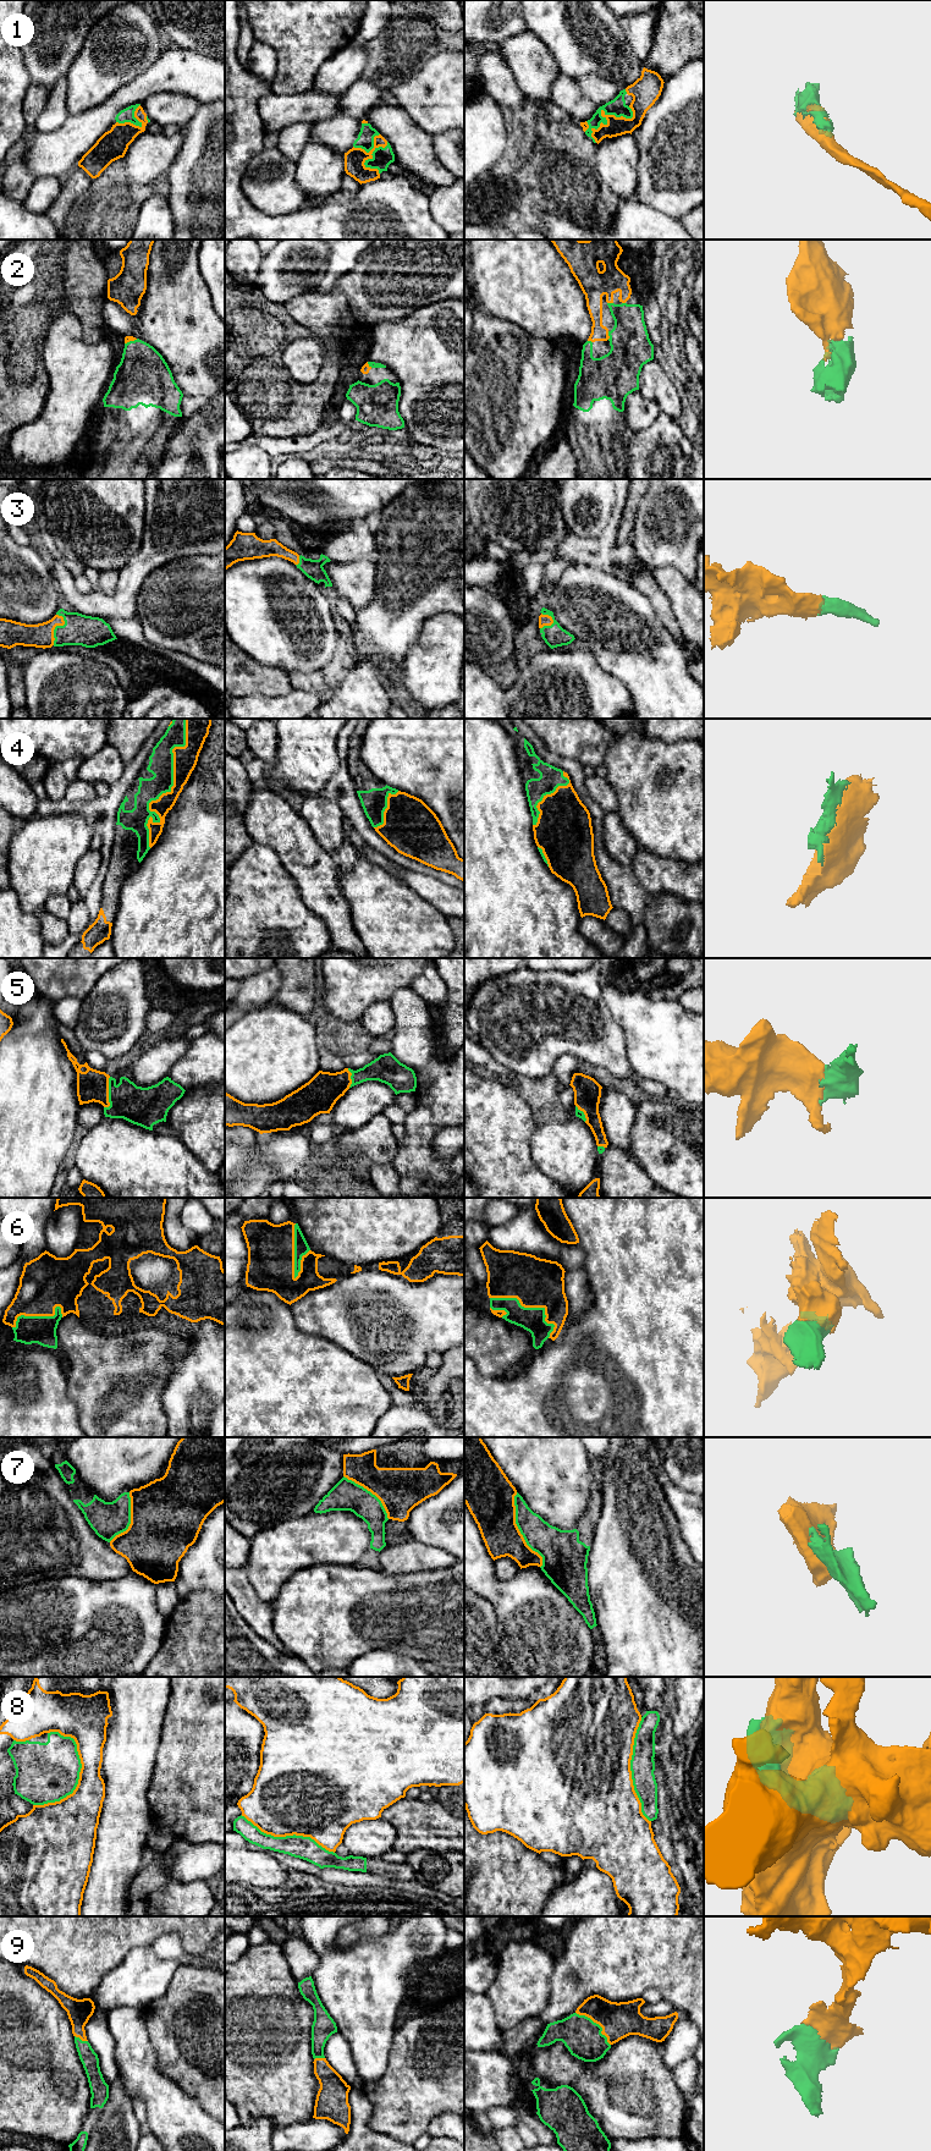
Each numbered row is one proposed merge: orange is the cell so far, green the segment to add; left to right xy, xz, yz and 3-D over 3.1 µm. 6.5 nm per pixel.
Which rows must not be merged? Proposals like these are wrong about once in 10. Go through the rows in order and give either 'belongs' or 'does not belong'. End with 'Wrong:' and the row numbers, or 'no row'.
1: belongs
2: belongs
3: belongs
4: belongs
5: belongs
6: belongs
7: does not belong
8: does not belong
9: belongs
Wrong: 7, 8

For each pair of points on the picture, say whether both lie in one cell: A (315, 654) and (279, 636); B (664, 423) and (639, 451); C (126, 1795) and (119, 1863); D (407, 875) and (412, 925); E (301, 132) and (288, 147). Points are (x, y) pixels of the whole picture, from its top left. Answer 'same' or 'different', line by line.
A: same
B: same
C: same
D: different
E: same

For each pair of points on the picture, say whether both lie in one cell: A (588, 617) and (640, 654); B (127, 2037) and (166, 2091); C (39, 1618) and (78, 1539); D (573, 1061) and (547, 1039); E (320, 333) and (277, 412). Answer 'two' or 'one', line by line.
A: one
B: one
C: two
D: two
E: two

